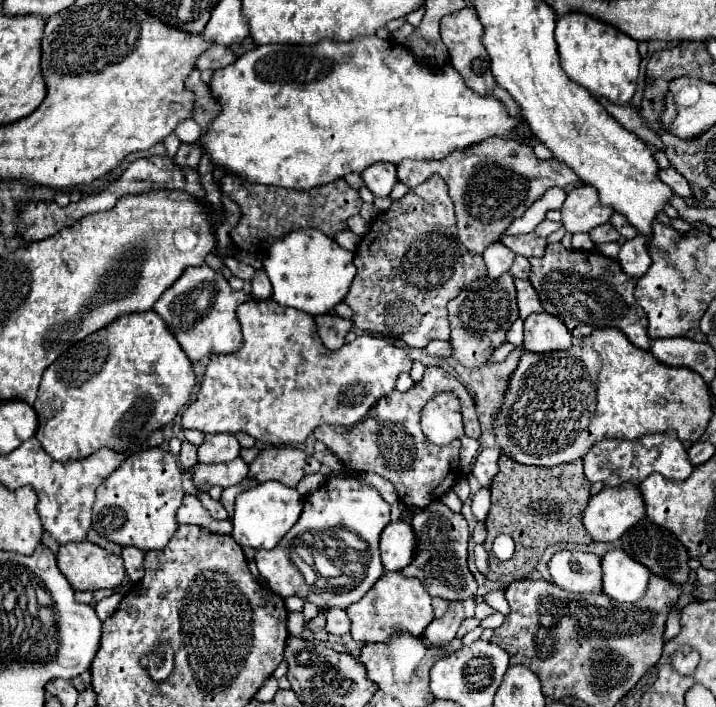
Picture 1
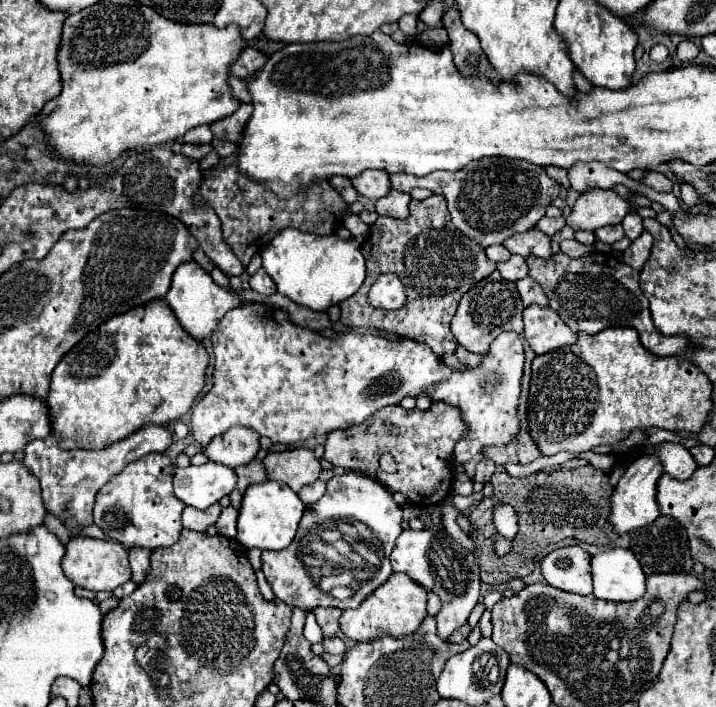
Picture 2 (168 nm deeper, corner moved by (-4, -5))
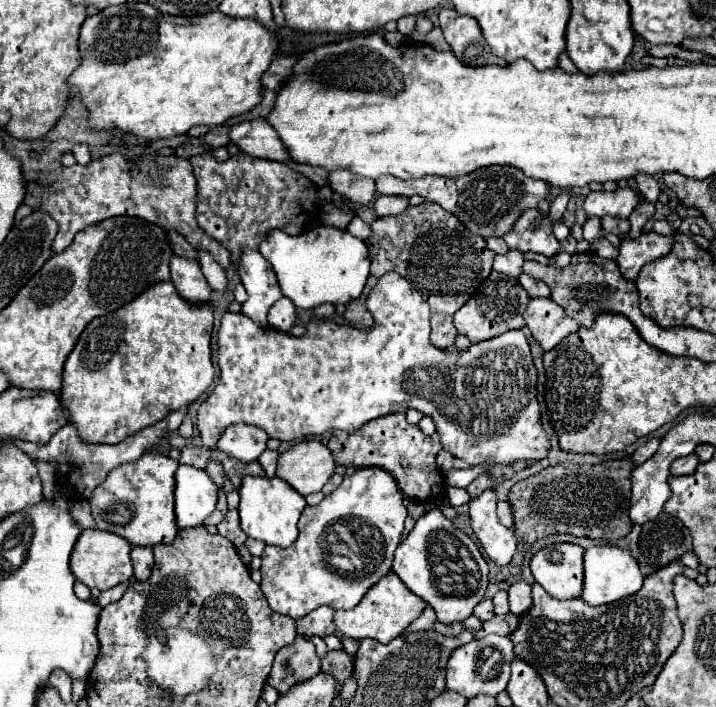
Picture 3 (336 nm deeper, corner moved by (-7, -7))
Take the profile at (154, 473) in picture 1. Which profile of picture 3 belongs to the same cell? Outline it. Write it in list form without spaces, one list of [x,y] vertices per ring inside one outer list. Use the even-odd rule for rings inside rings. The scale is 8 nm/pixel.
[[[147,452],[139,460],[115,468],[103,484],[97,486],[89,504],[99,530],[113,532],[133,546],[171,544],[179,532],[175,522],[175,470],[177,462],[161,452]]]

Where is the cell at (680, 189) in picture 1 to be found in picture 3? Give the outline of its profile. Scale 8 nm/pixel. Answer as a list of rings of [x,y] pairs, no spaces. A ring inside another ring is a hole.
[[[637,174],[635,176],[635,182],[639,186],[639,190],[643,192],[643,196],[649,200],[649,202],[657,202],[659,196],[661,196],[661,188],[657,184],[657,180],[653,176],[647,176],[647,174]]]

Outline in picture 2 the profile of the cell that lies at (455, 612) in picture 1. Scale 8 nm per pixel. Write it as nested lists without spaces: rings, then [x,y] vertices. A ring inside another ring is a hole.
[[[444,528],[402,530],[390,554],[390,562],[394,572],[408,574],[416,584],[424,586],[426,590],[434,590],[434,594],[438,594],[438,598],[442,600],[442,608],[436,614],[436,624],[438,624],[438,636],[444,640],[468,620],[472,608],[478,604],[478,596],[480,596],[478,562],[474,554],[462,548],[458,542],[454,542]]]

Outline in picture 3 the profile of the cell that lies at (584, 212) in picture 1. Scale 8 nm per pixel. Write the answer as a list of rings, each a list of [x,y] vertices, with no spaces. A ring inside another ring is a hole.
[[[619,188],[615,192],[589,192],[583,210],[589,218],[597,216],[615,216],[615,218],[627,218],[637,204],[637,194],[631,188]]]

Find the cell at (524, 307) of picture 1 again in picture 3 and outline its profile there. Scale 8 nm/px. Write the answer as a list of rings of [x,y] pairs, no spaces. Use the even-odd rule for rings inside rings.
[[[521,274],[519,282],[521,282],[521,286],[527,290],[527,294],[531,298],[547,298],[551,294],[549,286],[543,280],[537,280],[537,278],[529,276],[529,274]]]

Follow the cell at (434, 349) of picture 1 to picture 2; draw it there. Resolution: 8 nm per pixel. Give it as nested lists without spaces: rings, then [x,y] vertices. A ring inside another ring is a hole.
[[[462,346],[456,348],[456,356],[458,356],[458,360],[460,360],[464,366],[476,366],[476,364],[480,364],[480,358],[482,358],[482,356],[476,356],[476,354],[468,352],[468,350],[462,348]]]

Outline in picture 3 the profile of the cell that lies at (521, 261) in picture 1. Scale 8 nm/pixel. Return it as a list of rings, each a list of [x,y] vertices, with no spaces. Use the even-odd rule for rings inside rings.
[[[509,250],[507,254],[503,254],[503,256],[495,256],[495,262],[493,262],[493,268],[497,270],[497,272],[501,272],[501,274],[507,274],[507,276],[519,276],[523,270],[521,270],[521,266],[523,266],[523,260],[525,260],[525,256],[519,252],[519,250]]]

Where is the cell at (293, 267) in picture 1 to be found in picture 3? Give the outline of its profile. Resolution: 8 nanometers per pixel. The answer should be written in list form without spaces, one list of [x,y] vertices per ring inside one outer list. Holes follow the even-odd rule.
[[[321,226],[301,236],[289,236],[273,230],[259,246],[263,258],[273,266],[283,296],[297,308],[315,308],[319,304],[347,304],[361,296],[369,276],[369,252],[363,240],[351,236],[347,230]]]

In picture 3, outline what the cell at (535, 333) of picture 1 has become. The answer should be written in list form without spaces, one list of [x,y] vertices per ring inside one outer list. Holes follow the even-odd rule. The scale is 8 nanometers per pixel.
[[[531,298],[525,310],[525,324],[543,350],[555,348],[563,338],[579,330],[579,324],[551,298]]]

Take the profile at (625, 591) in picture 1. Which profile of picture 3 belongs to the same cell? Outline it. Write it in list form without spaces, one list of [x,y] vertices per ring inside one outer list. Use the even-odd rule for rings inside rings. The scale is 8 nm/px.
[[[593,546],[585,550],[585,580],[583,580],[581,598],[587,604],[591,606],[611,604],[615,600],[621,600],[639,592],[641,586],[643,586],[643,574],[639,572],[639,566],[635,558],[629,554],[629,550],[623,550],[617,546]]]

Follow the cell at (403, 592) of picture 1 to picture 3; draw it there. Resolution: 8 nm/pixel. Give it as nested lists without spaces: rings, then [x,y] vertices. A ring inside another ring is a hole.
[[[389,572],[373,588],[369,588],[369,592],[363,596],[363,600],[353,610],[335,612],[333,622],[339,628],[339,632],[347,638],[353,638],[353,640],[375,638],[379,642],[391,642],[393,638],[403,634],[413,620],[421,616],[425,606],[427,604],[419,596],[411,594],[411,590],[401,582],[401,578],[395,576],[395,572]]]

